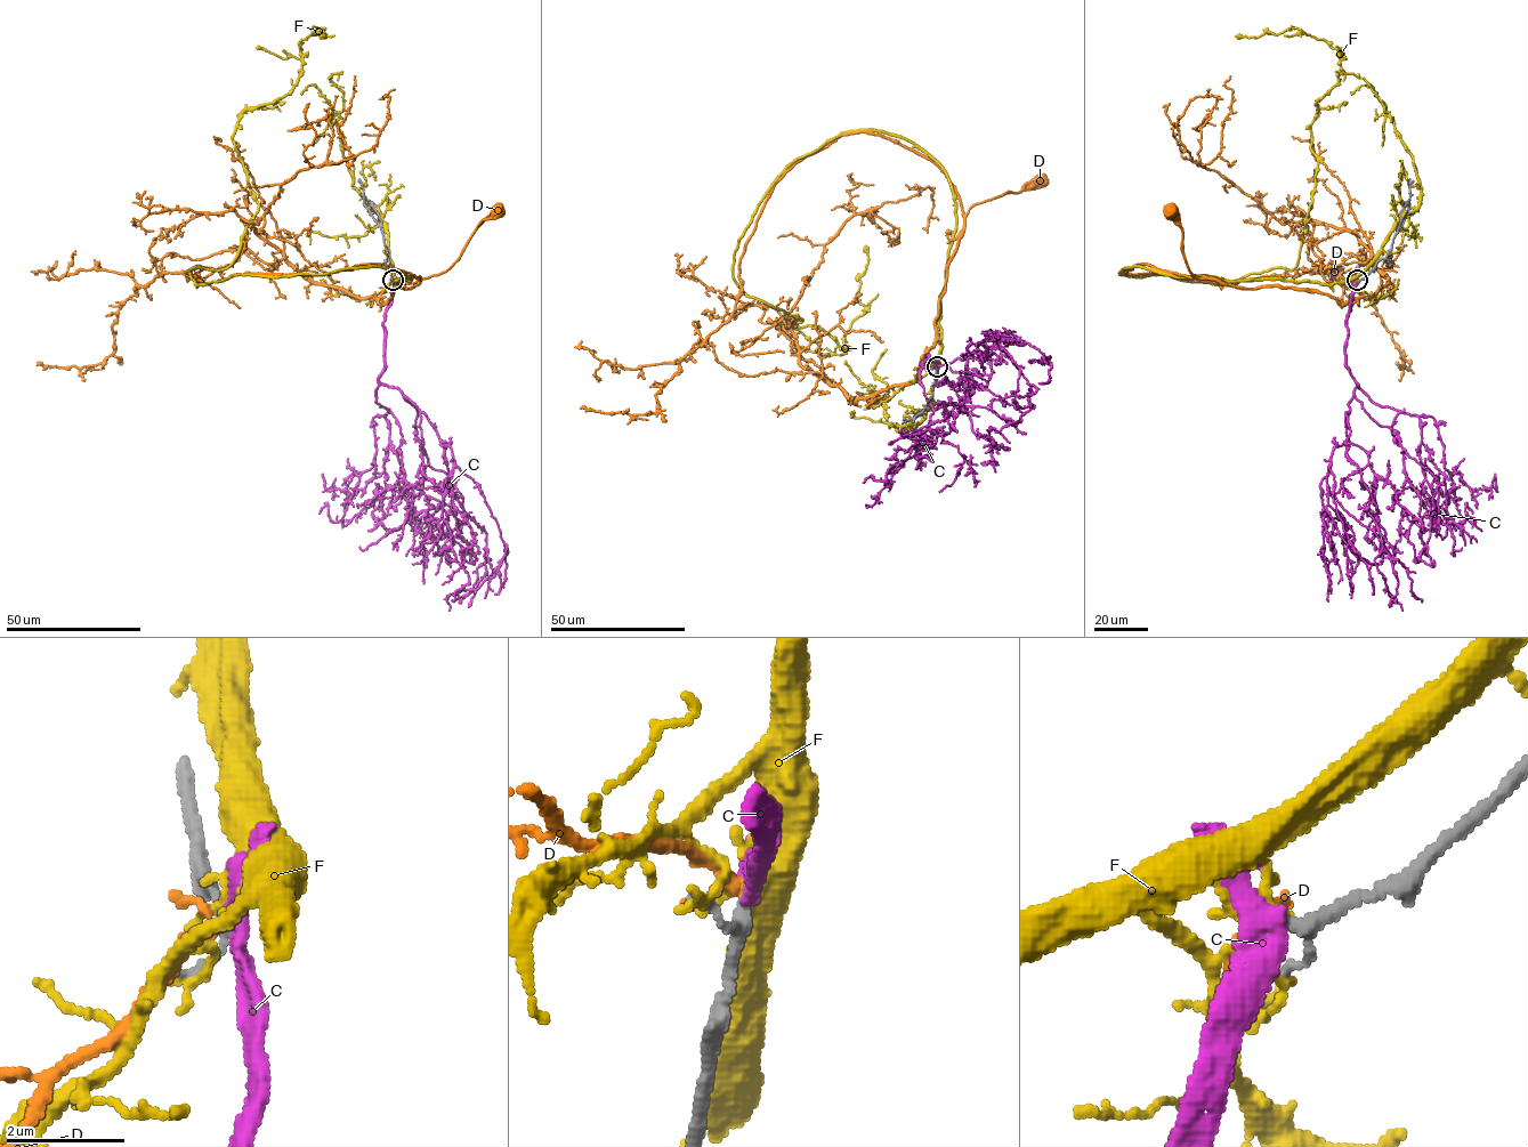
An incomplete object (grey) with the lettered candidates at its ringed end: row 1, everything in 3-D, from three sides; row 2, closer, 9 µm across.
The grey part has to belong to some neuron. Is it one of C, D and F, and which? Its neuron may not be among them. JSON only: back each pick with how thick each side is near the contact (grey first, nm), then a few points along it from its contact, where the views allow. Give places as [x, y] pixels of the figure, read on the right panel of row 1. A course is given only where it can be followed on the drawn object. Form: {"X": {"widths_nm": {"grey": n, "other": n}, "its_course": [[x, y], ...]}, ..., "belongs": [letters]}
{"D": {"widths_nm": {"grey": 190, "other": 240}, "its_course": [[1357, 281], [1350, 299], [1340, 303], [1304, 289], [1238, 288], [1197, 279], [1187, 265], [1182, 227], [1172, 210]]}, "belongs": ["D"]}

